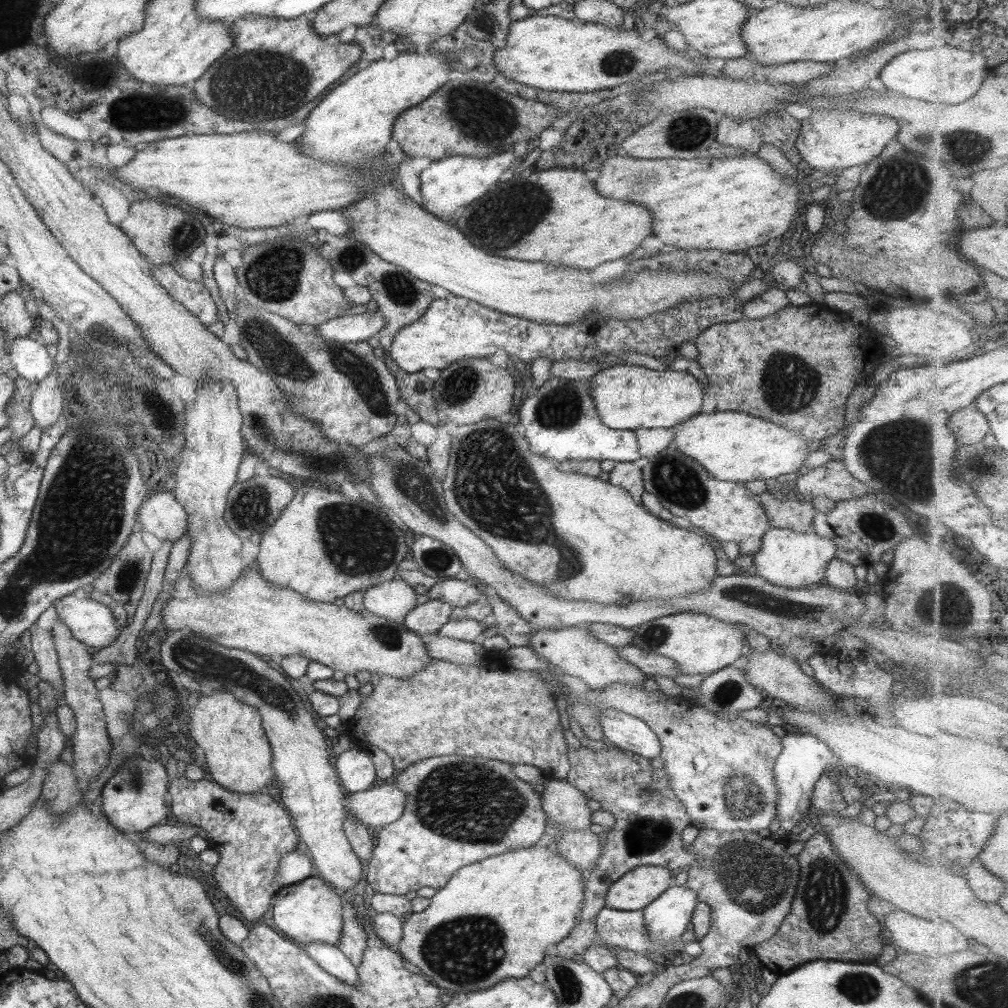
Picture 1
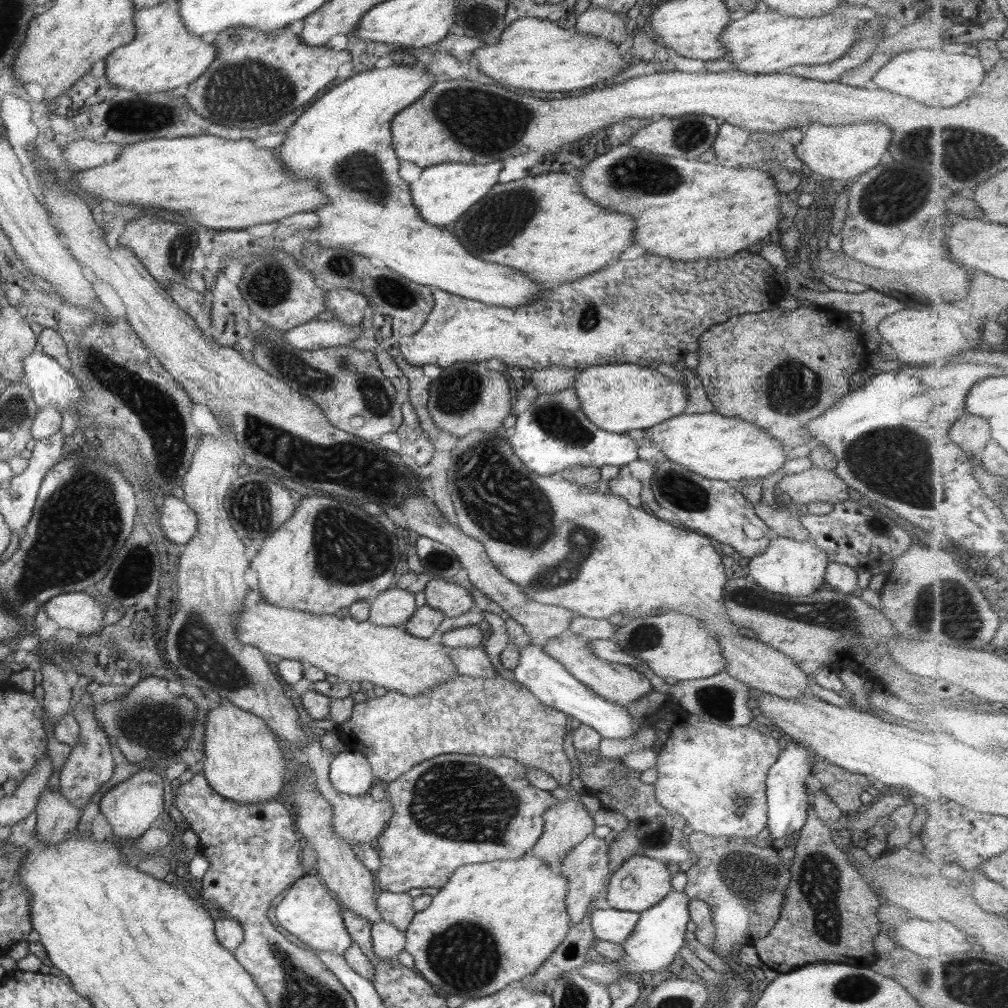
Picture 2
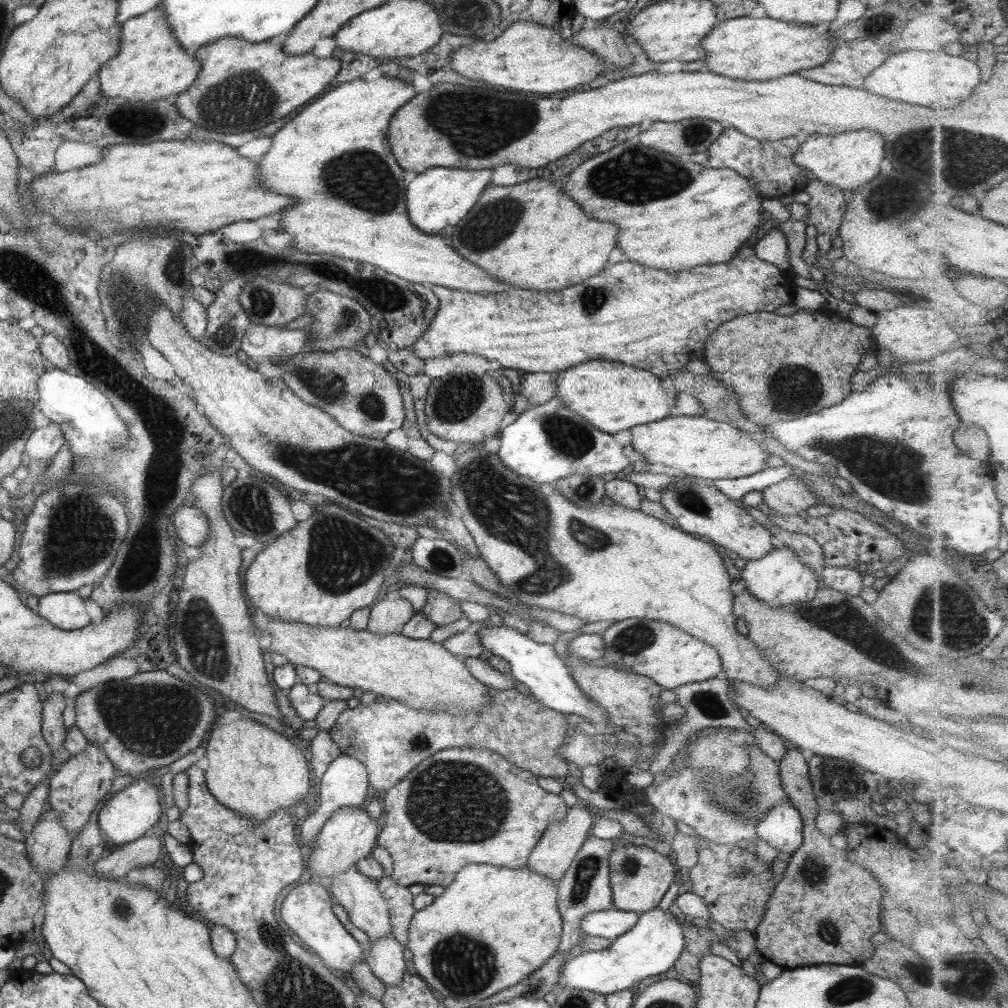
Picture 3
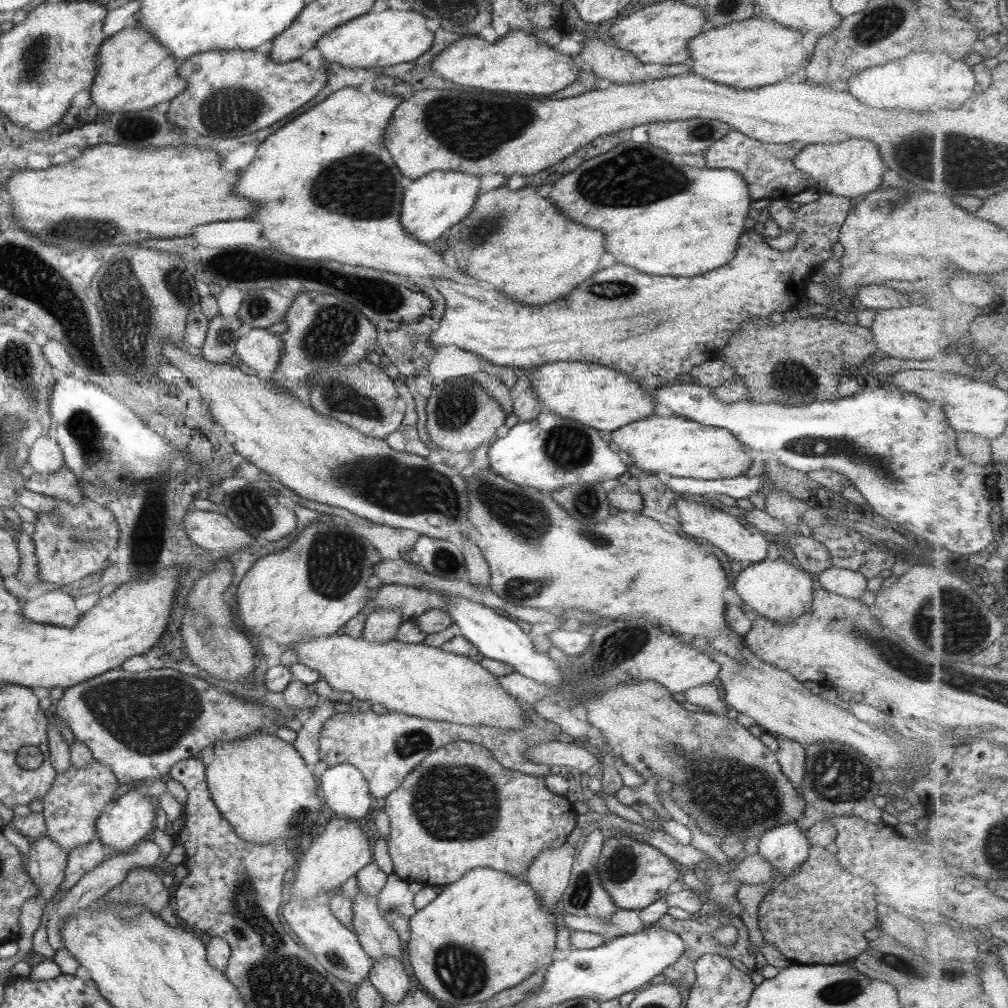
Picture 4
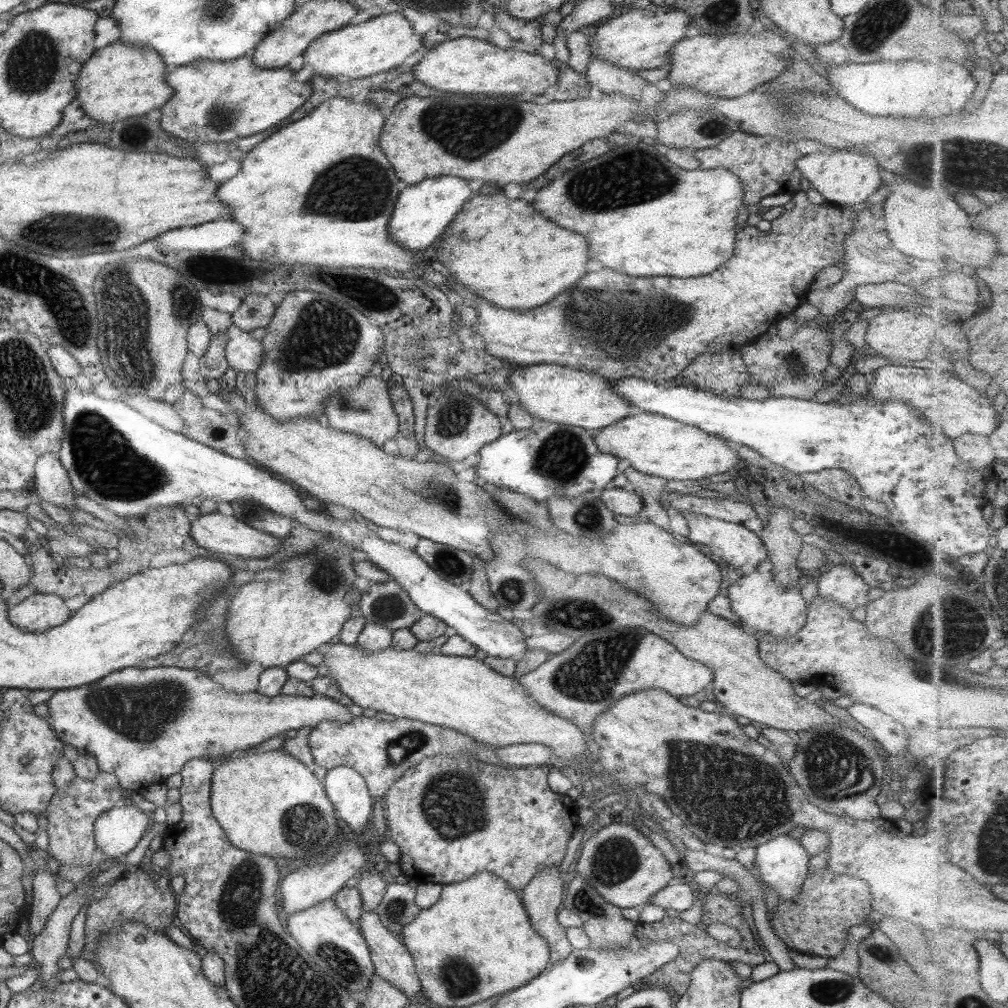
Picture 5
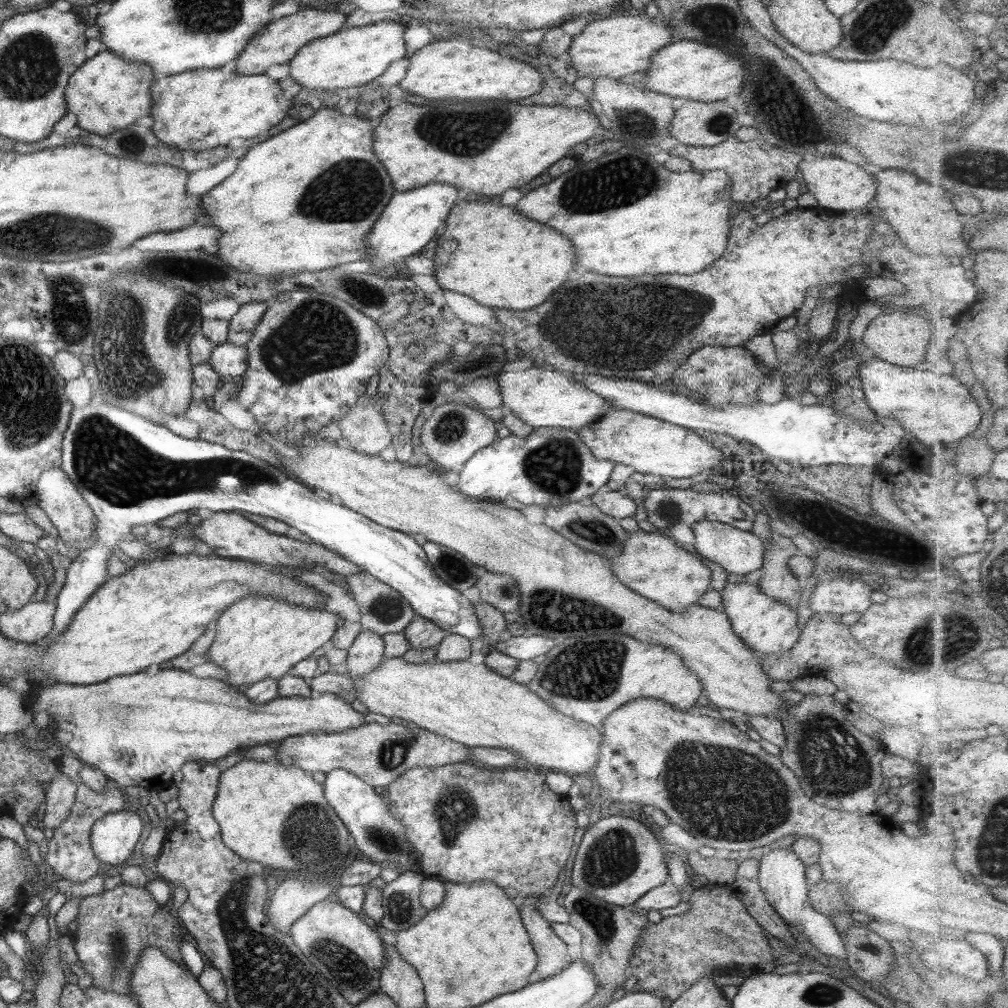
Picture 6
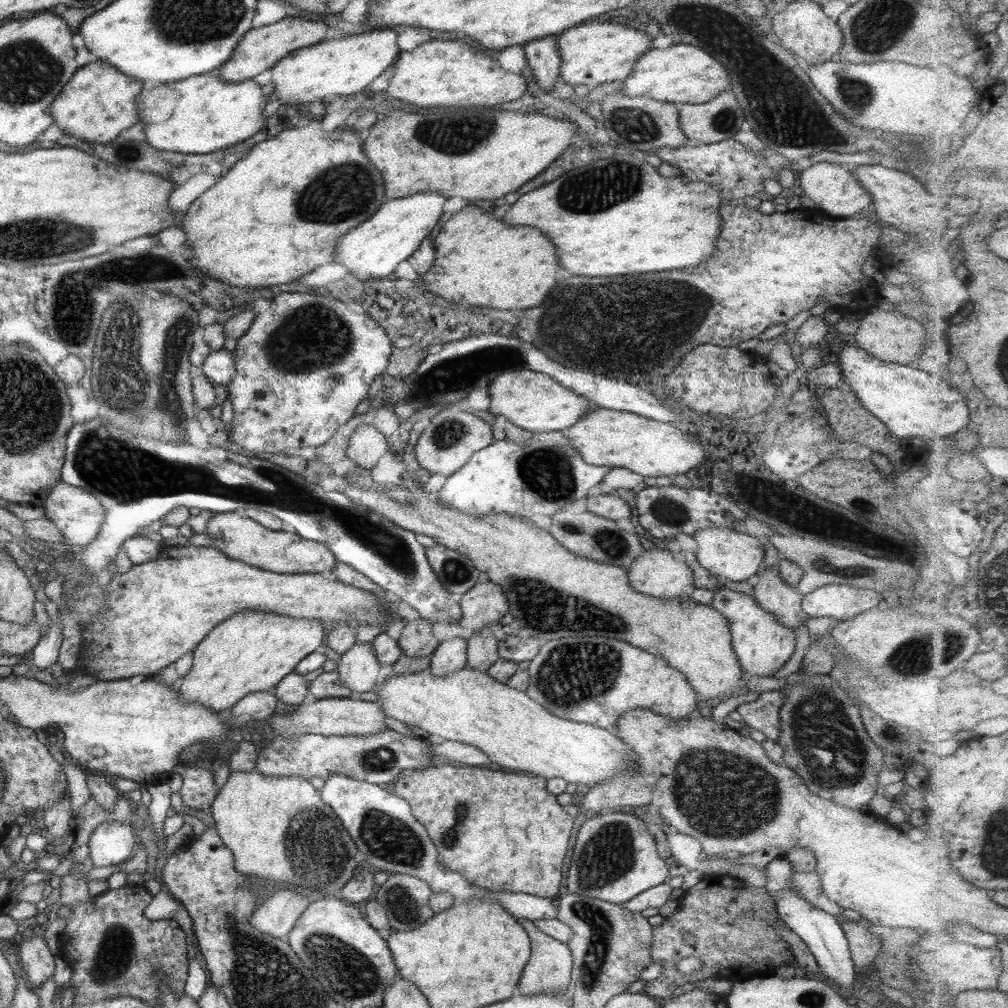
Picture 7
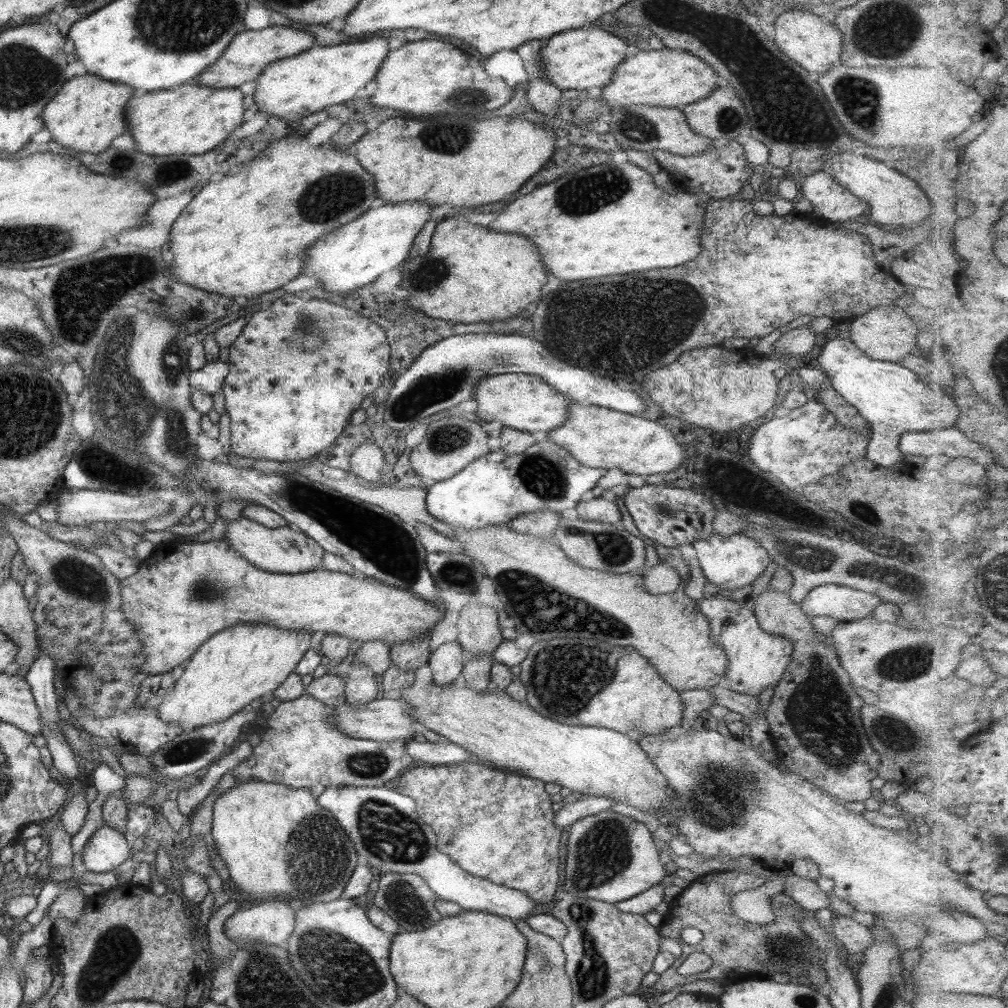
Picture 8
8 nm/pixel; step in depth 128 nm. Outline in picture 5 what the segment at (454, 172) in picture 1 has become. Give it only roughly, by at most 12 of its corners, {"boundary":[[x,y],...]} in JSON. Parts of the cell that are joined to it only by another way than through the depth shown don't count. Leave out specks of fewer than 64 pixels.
{"boundary":[[433,176],[405,187],[386,233],[403,250],[431,246],[473,196]]}

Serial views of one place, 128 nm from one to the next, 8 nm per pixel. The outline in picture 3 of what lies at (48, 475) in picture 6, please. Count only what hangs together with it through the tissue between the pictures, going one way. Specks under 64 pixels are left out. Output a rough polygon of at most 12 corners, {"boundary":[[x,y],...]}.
{"boundary":[[56,424],[36,428],[24,452],[49,461],[64,443]]}

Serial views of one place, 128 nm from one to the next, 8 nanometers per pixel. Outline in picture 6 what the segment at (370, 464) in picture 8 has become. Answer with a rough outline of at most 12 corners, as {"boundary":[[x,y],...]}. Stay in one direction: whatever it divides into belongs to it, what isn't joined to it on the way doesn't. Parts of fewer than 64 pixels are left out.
{"boundary":[[361,395],[336,423],[337,438],[355,452],[390,446],[385,412]]}

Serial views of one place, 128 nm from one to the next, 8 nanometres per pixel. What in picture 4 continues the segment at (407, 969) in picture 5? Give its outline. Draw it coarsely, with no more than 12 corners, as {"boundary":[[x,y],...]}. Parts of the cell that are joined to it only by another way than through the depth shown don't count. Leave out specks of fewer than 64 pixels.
{"boundary":[[354,877],[336,893],[352,900],[353,931],[371,960],[398,958],[401,943]]}

